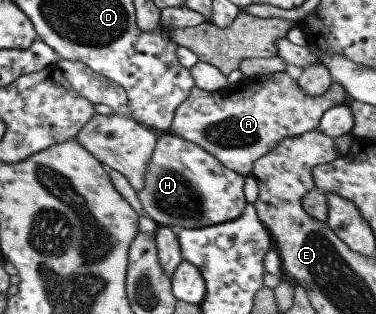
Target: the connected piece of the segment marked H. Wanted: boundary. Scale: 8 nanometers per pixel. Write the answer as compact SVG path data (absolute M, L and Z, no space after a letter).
M167 132L156 138L138 199L142 210L157 226L196 229L239 218L247 203L243 185L243 175L223 166L200 146Z

